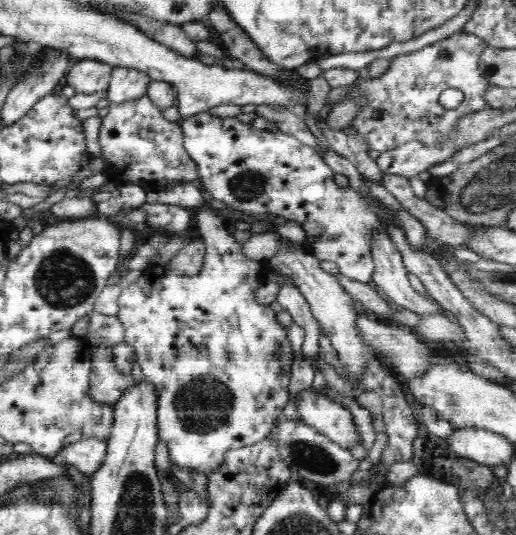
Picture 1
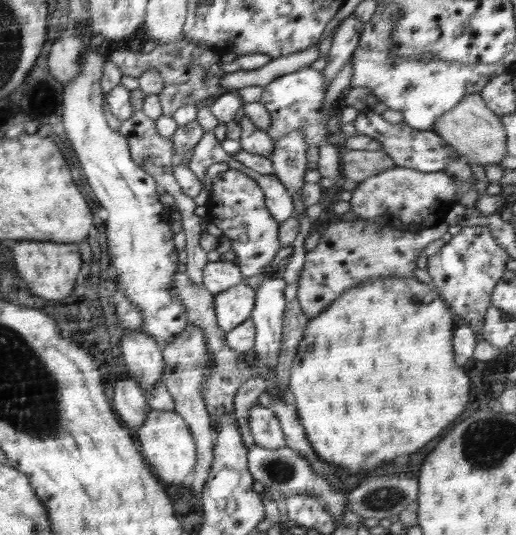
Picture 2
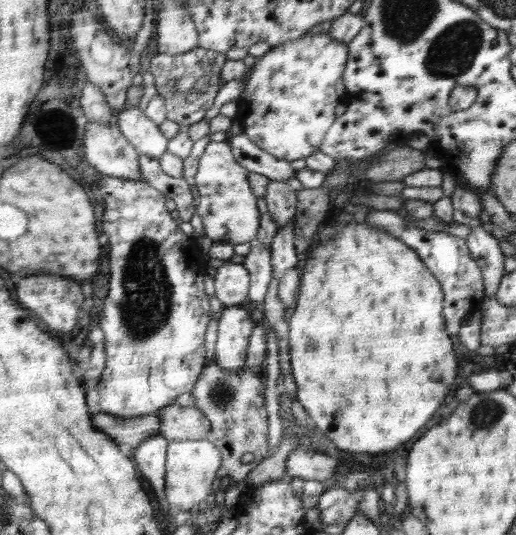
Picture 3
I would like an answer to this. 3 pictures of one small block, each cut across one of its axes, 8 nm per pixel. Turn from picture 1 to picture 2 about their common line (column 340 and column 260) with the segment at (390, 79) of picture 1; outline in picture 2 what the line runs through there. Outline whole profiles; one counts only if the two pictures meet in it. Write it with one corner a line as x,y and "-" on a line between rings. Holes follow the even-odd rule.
304,67
296,72
279,76
272,83
264,87
260,102
265,106
271,118
271,126
266,130
270,138
274,141
282,139
294,131
302,131
304,140
308,148
310,146
320,147
326,137
326,132
331,129
333,124
333,116
328,116
325,120
323,107
325,106
324,88
326,88
326,76
322,71
318,71
312,67

